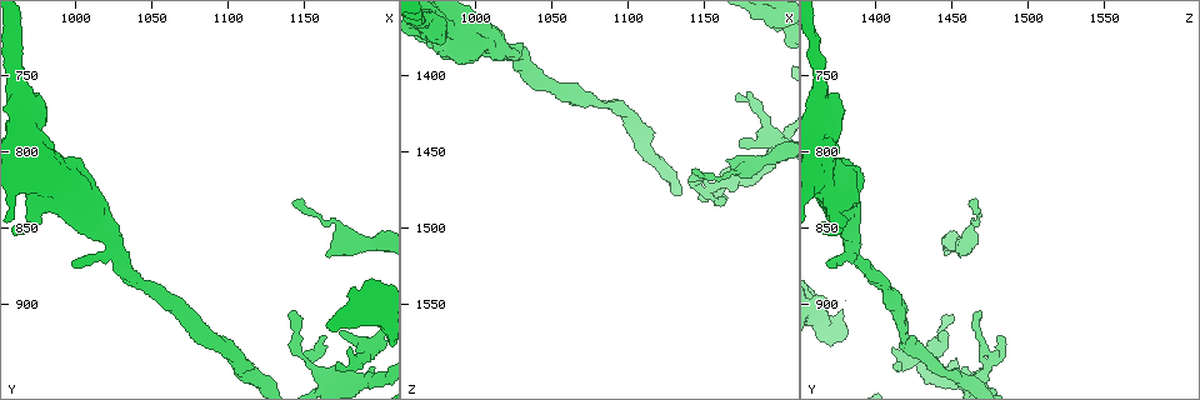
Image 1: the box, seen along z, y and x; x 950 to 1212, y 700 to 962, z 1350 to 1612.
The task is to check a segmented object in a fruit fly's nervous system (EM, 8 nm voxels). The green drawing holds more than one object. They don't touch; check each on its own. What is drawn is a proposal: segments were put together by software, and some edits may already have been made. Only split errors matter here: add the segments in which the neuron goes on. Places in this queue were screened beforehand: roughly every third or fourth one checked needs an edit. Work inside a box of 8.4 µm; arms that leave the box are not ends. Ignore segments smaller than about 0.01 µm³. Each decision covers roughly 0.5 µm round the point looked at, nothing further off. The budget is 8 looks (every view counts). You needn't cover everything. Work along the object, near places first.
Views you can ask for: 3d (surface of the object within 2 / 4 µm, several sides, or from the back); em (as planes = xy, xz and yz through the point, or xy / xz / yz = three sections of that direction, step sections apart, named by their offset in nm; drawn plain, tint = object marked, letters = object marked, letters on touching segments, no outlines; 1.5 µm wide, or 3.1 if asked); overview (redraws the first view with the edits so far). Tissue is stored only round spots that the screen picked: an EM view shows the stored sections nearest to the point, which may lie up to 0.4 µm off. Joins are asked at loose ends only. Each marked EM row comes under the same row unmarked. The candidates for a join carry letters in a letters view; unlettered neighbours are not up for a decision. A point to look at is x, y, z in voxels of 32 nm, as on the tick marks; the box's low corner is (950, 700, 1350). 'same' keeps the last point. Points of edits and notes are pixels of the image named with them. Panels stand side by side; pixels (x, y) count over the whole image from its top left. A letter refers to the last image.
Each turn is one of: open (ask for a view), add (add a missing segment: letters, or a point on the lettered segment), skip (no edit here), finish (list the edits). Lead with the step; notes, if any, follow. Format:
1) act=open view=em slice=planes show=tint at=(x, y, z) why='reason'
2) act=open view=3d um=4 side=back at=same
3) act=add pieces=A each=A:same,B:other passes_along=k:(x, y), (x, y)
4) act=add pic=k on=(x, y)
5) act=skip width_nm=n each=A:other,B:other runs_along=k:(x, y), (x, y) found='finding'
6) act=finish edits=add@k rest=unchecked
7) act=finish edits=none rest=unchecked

act=open view=em slice=yz step=8 show=letters at=(1142, 832, 1460)

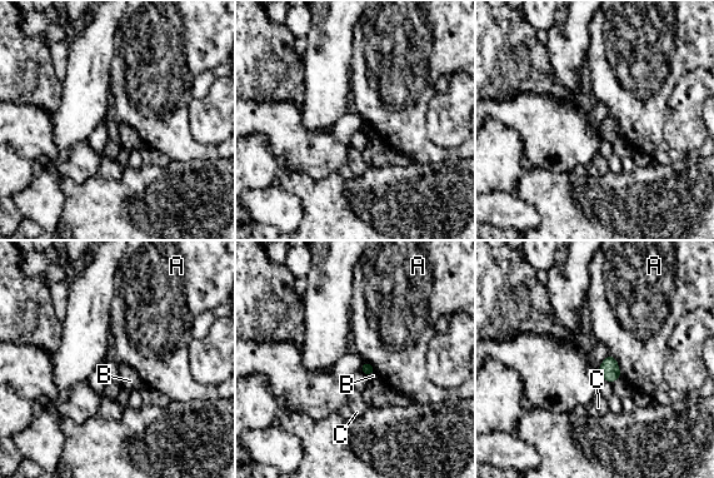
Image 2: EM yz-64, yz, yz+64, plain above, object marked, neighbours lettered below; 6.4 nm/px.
act=skip each=A:other,B:other,C:other border=2:(608, 354), (615, 359), (620, 377) found='none of them fits'

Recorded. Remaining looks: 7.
act=open view=3d um=4 at=(1170, 940, 1414) why='branch stops here'

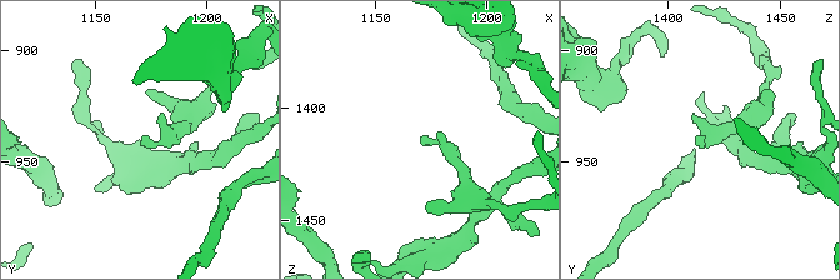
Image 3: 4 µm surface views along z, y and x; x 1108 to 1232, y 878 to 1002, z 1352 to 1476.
act=open view=em slice=planes show=letters at=(1170, 943, 1414)

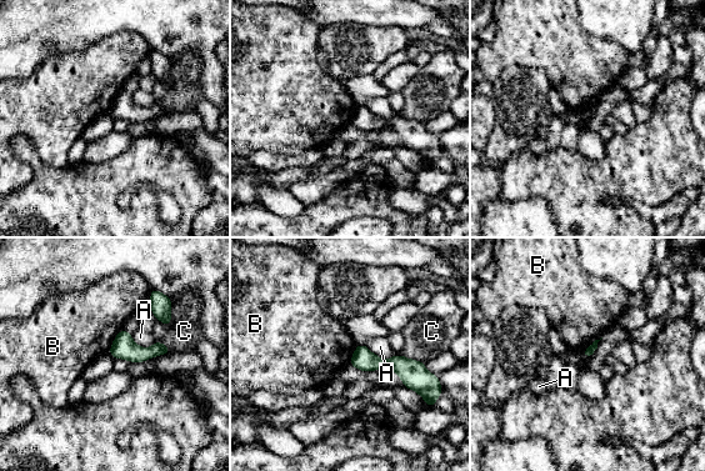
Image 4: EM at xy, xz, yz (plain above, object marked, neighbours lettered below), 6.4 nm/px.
act=skip each=A:other,B:other,C:other border=4:(121, 329), (108, 351) found='none of them fits'

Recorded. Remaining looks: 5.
act=open view=em slice=xy step=4 show=letters at=(1000, 870, 1372) why='branch stops here'

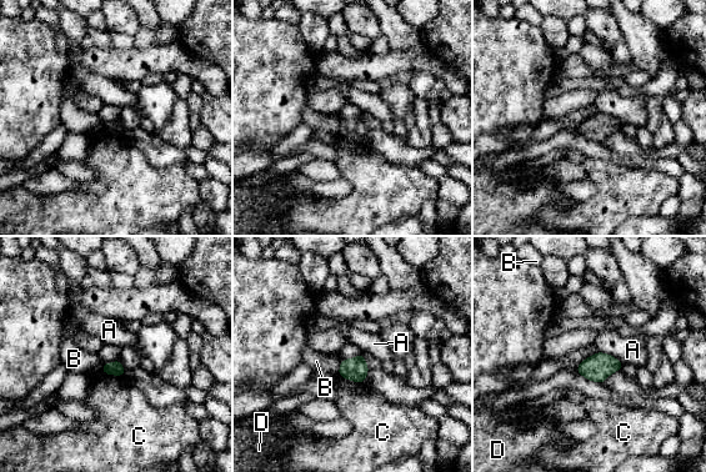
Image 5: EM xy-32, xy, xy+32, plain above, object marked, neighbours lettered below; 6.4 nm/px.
act=skip each=A:other,B:other,C:other,D:other border=5:(599, 350), (610, 354), (622, 362) found='none of them fits'

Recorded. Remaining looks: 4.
act=finish edits=none rest=unchecked

